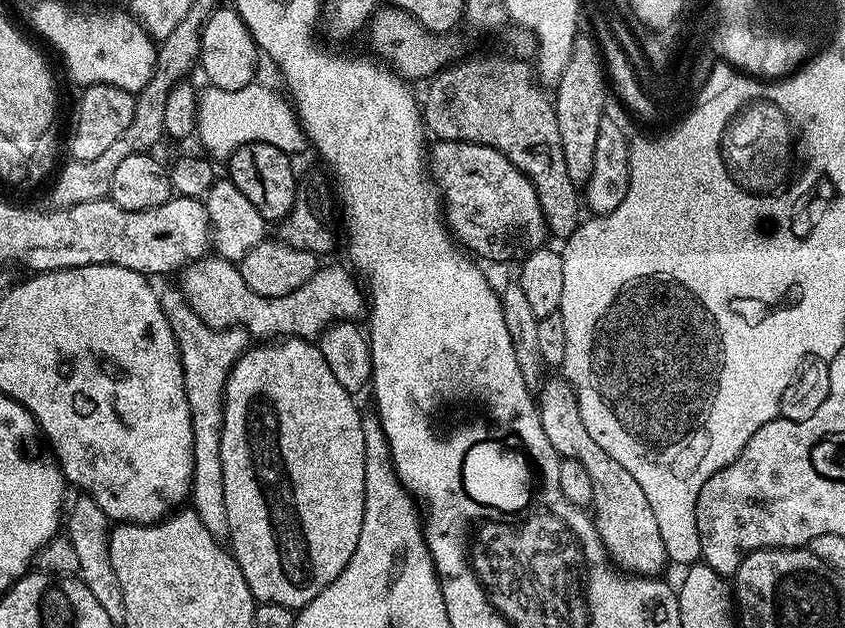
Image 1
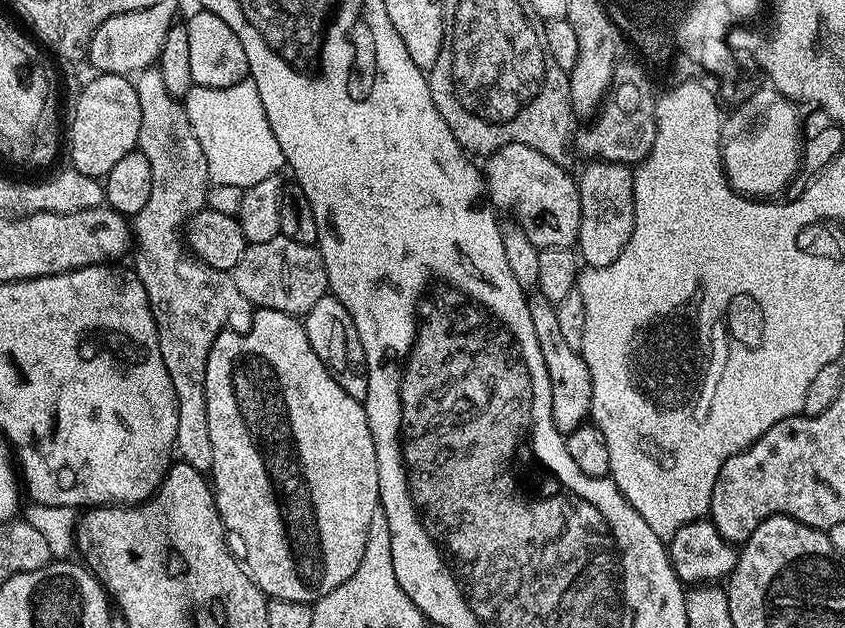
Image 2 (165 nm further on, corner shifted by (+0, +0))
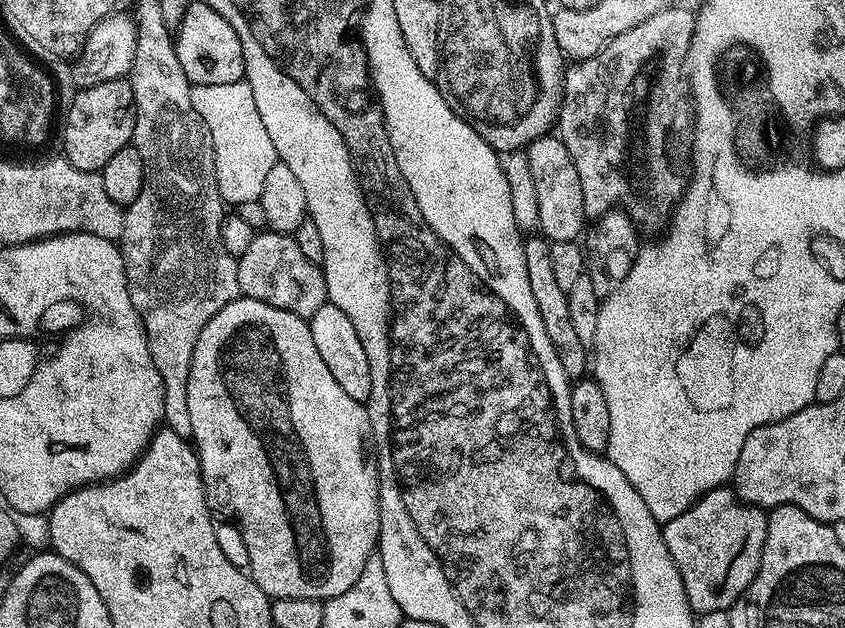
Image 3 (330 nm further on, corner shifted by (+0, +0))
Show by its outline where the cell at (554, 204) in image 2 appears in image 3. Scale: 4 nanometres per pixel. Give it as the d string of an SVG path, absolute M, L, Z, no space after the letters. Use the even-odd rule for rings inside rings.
M549 134L539 136L526 151L530 158L530 170L533 171L534 187L538 189L539 231L552 242L575 241L576 235L585 231L586 217L582 202L582 178L578 178L578 169L574 167L574 158L570 158L570 150L566 150L559 135Z

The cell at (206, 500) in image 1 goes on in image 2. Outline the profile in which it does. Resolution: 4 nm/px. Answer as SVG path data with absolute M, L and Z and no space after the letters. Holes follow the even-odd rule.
M159 67L145 68L135 77L134 83L138 90L138 106L142 106L142 130L138 150L146 154L146 162L150 162L150 198L146 206L138 210L130 224L134 252L136 248L134 271L142 282L142 290L146 290L146 298L150 302L150 310L154 314L158 330L158 350L162 350L162 362L166 362L166 374L170 374L170 382L174 386L178 410L175 451L183 463L208 474L211 473L214 462L214 445L210 443L210 422L206 418L206 362L218 334L231 325L228 323L235 316L241 316L244 322L251 321L254 308L240 293L229 273L214 270L214 266L197 260L186 247L182 233L189 219L197 216L206 207L210 181L206 154L202 154L202 142L198 142L194 126L190 126L190 118L183 103L166 90Z

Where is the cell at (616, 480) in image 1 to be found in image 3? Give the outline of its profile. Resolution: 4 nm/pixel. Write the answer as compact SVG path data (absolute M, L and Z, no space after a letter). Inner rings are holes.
M529 235L524 242L526 274L530 277L530 290L534 293L534 300L538 302L538 312L542 314L542 326L546 326L546 334L558 354L558 362L562 362L562 370L570 378L580 378L585 375L584 367L587 364L589 367L590 352L578 339L578 333L574 330L573 320L570 318L568 294L562 290L562 286L558 286L552 259L550 259L551 249L552 244L543 235Z

